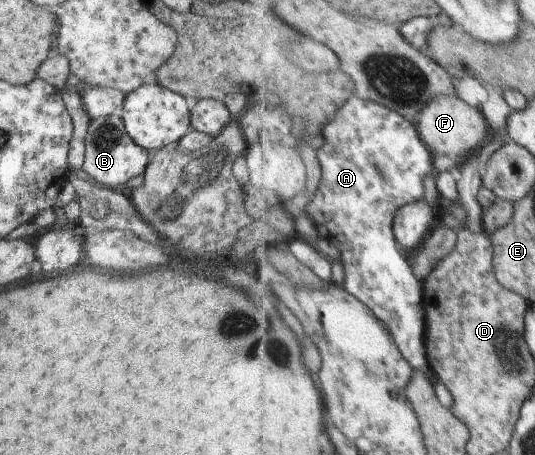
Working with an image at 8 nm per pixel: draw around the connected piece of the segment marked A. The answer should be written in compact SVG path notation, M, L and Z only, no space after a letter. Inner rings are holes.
M352 97L338 112L335 117L331 119L330 124L327 124L322 129L324 144L318 151L319 160L322 166L322 180L320 180L320 186L316 190L316 194L313 195L313 199L305 206L305 211L311 222L315 225L314 229L319 238L329 240L334 243L342 254L342 264L345 273L345 279L343 286L350 291L358 300L366 303L366 306L373 310L377 317L381 319L390 334L393 335L393 339L398 345L398 348L402 351L402 354L409 359L409 363L413 366L414 370L422 370L428 378L434 377L435 372L430 366L428 356L428 344L426 344L426 338L428 338L428 321L426 320L426 305L425 305L425 285L424 282L420 282L416 278L416 274L412 272L412 265L406 259L406 253L400 247L397 239L397 235L394 232L394 220L397 217L397 212L402 206L414 202L414 200L420 200L424 198L424 178L428 174L433 177L438 177L438 172L434 168L434 162L432 162L433 152L426 146L424 139L421 137L417 125L410 122L405 115L400 114L396 110L380 103L374 102L370 99L362 99L360 97Z

